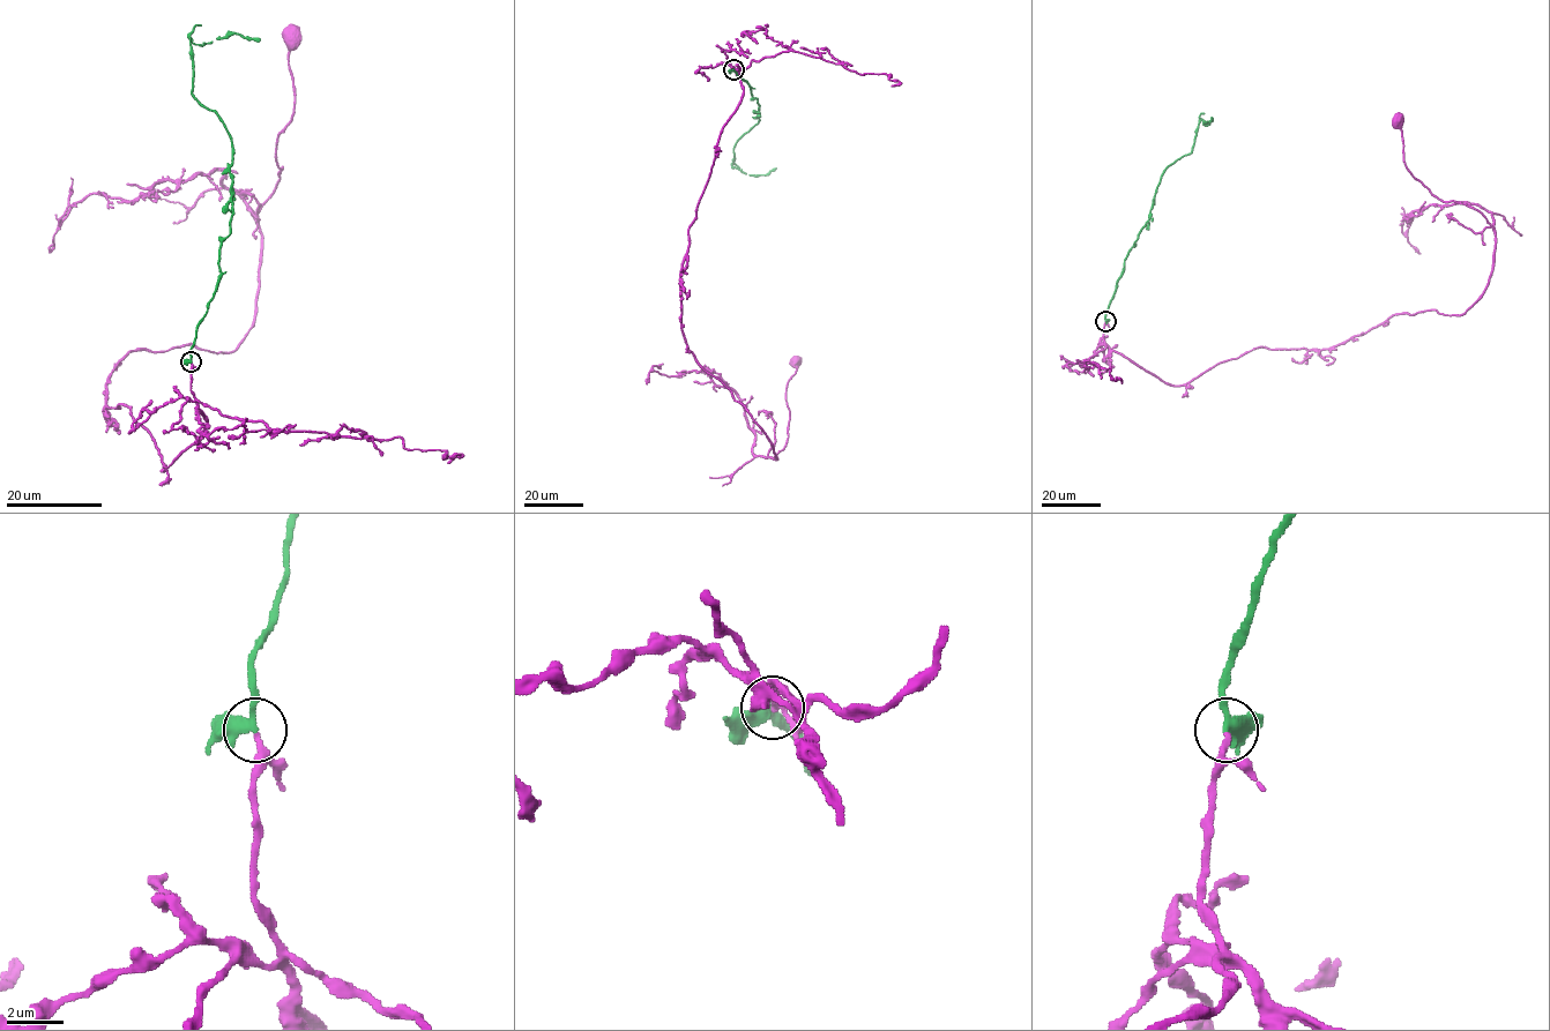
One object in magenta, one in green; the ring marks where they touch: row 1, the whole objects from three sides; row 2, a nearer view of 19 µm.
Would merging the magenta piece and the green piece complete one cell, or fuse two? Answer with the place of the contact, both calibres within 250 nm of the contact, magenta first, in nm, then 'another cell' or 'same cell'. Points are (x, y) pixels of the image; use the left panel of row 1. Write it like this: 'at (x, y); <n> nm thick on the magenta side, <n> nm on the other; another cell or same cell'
at (191, 361); 160 nm thick on the magenta side, 320 nm on the other; same cell

